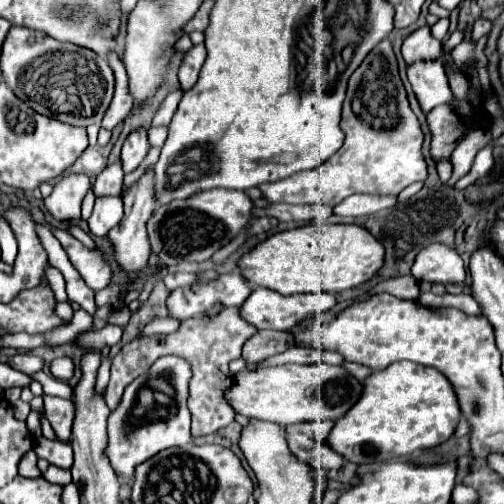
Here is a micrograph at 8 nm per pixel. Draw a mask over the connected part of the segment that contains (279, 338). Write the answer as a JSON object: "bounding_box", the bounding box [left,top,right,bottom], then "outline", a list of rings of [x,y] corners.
{"bounding_box":[242,330,294,364],"outline":[[[258,330],[250,336],[242,348],[242,358],[248,364],[258,364],[274,354],[280,354],[294,346],[294,336],[290,332],[274,332],[274,330]]]}

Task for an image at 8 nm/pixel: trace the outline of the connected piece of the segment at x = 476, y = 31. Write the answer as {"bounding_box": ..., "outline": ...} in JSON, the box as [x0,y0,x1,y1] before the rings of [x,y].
{"bounding_box":[472,16,492,42],"outline":[[[480,16],[480,18],[474,22],[474,26],[472,26],[472,40],[474,40],[474,42],[480,40],[484,34],[490,32],[490,28],[492,28],[492,22]]]}

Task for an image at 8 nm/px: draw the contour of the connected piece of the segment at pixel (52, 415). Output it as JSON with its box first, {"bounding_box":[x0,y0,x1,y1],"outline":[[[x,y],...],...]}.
{"bounding_box":[42,394,74,442],"outline":[[[42,394],[44,400],[44,412],[46,418],[50,420],[56,436],[66,442],[72,434],[72,420],[74,420],[74,404],[70,400],[64,398],[56,398],[56,396],[48,396]]]}

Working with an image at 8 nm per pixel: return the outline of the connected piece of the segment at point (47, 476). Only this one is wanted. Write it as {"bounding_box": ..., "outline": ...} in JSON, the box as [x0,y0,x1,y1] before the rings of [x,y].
{"bounding_box":[42,466,72,486],"outline":[[[50,466],[50,468],[42,474],[42,478],[44,478],[46,482],[58,484],[58,486],[68,486],[68,484],[72,482],[70,470],[64,470],[64,468],[58,468],[58,466]]]}

